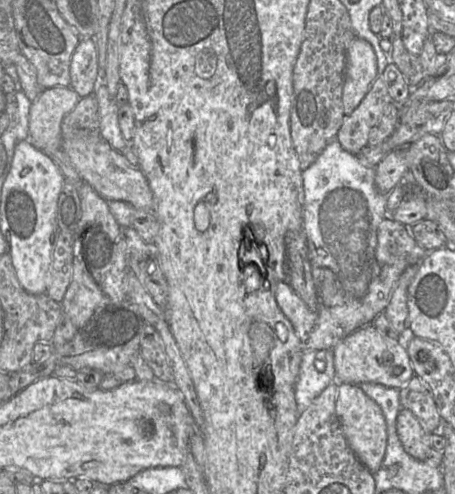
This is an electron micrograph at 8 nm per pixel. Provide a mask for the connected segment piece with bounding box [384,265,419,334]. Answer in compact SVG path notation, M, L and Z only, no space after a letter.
M413 265L405 270L384 310L385 316L399 334L409 329L408 287L418 269L419 265Z

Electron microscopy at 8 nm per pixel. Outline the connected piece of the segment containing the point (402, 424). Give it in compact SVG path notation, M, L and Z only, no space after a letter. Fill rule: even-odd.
M401 409L396 422L397 435L404 450L413 458L424 461L431 449L431 433L425 431L408 409Z

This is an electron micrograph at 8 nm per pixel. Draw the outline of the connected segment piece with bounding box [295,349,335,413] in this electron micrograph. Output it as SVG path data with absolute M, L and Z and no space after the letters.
M318 350L303 353L295 385L295 400L299 413L306 410L327 386L335 382L333 350L325 350L326 367L323 371L317 370L315 366Z

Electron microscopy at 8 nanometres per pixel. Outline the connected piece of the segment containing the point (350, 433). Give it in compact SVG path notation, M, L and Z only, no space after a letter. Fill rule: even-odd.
M341 383L338 386L335 409L350 449L359 462L374 474L382 465L387 447L387 426L380 406L358 385Z

